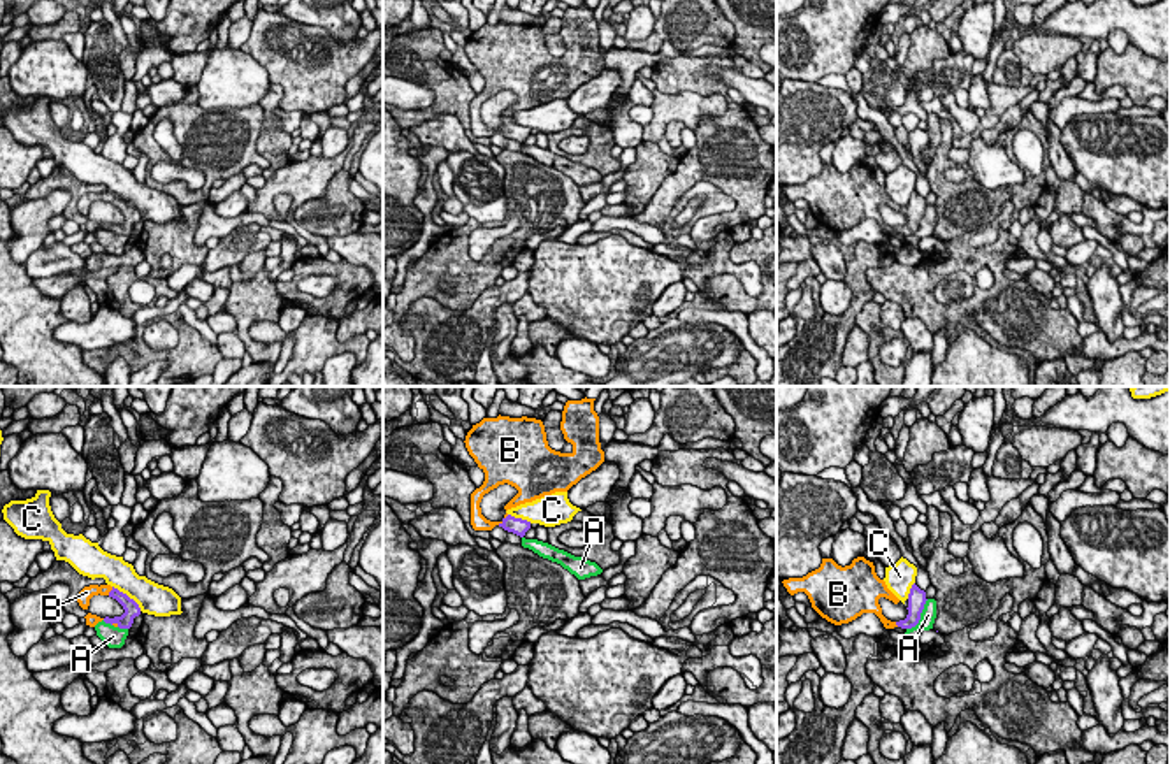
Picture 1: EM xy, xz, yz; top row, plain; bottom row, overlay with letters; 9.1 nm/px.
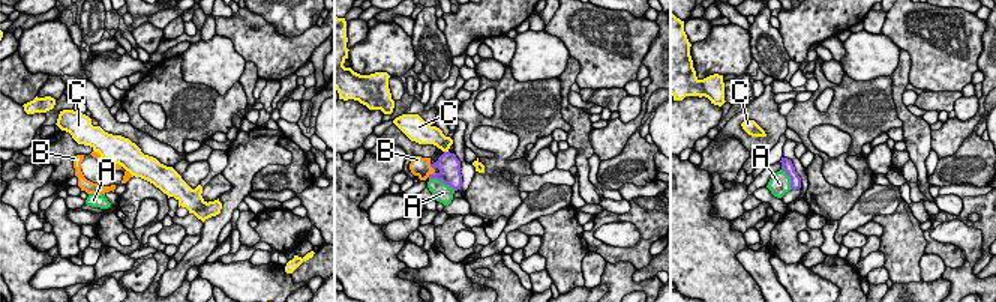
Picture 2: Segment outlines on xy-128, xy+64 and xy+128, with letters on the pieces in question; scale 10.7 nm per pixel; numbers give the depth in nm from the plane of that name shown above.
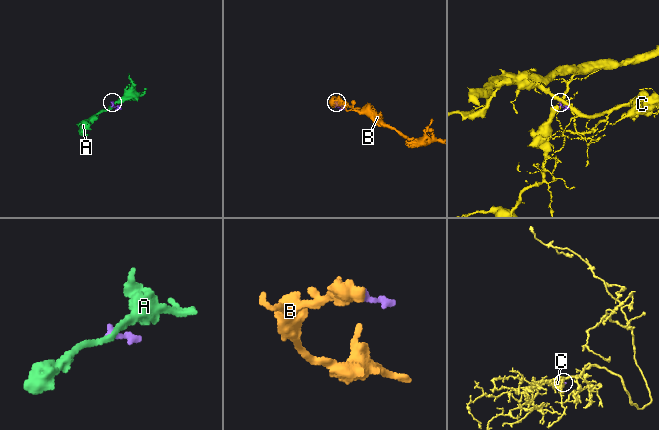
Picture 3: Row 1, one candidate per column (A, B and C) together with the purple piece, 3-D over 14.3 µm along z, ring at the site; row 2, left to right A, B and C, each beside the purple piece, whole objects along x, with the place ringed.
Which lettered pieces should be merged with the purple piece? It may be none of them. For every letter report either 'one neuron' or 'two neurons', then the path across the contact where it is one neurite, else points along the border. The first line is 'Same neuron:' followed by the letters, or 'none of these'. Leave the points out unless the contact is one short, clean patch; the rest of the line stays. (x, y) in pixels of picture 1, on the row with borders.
Same neuron: B
A: two neurons
B: one neuron
C: two neurons; border xy (113, 585), (125, 592), (141, 610)

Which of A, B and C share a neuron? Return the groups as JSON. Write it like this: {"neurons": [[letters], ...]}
{"neurons": [["A"], ["B"], ["C"]]}

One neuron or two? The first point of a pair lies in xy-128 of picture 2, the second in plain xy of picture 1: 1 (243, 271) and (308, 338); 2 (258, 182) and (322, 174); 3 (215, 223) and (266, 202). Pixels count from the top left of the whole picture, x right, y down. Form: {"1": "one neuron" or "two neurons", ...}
{"1": "one neuron", "2": "two neurons", "3": "one neuron"}

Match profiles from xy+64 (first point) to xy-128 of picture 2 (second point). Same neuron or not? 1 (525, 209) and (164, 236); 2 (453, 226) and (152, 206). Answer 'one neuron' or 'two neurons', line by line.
1: two neurons
2: one neuron

